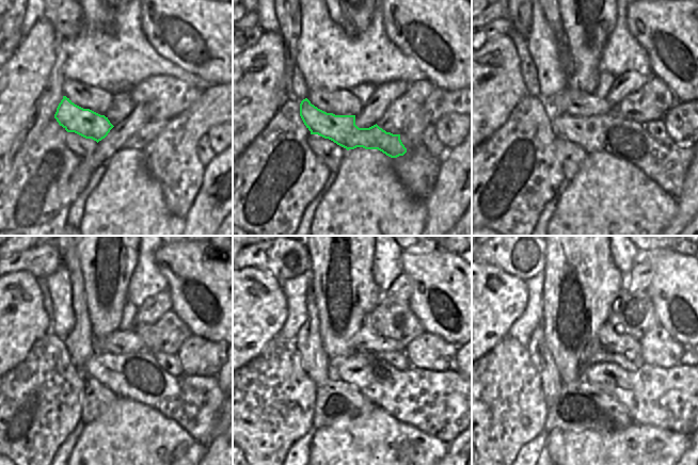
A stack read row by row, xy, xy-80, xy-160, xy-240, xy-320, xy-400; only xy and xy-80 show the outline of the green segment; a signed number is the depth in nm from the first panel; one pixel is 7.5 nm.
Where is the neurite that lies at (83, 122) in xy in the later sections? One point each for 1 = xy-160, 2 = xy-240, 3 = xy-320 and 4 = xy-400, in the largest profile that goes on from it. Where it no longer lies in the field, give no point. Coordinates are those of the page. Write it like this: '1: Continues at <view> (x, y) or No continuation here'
1: Continues at xy-160 (666, 164)
2: Continues at xy-240 (193, 401)
3: Continues at xy-320 (441, 403)
4: Continues at xy-400 (680, 399)

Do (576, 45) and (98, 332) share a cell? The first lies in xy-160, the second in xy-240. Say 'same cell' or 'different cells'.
same cell

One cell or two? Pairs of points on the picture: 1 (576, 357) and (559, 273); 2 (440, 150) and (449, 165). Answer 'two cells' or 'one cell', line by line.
1: one cell
2: two cells

